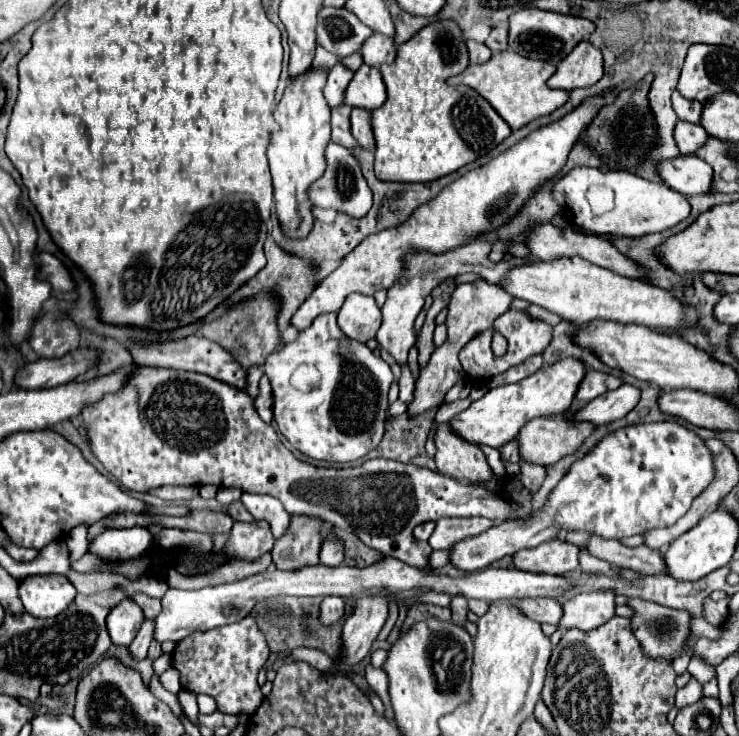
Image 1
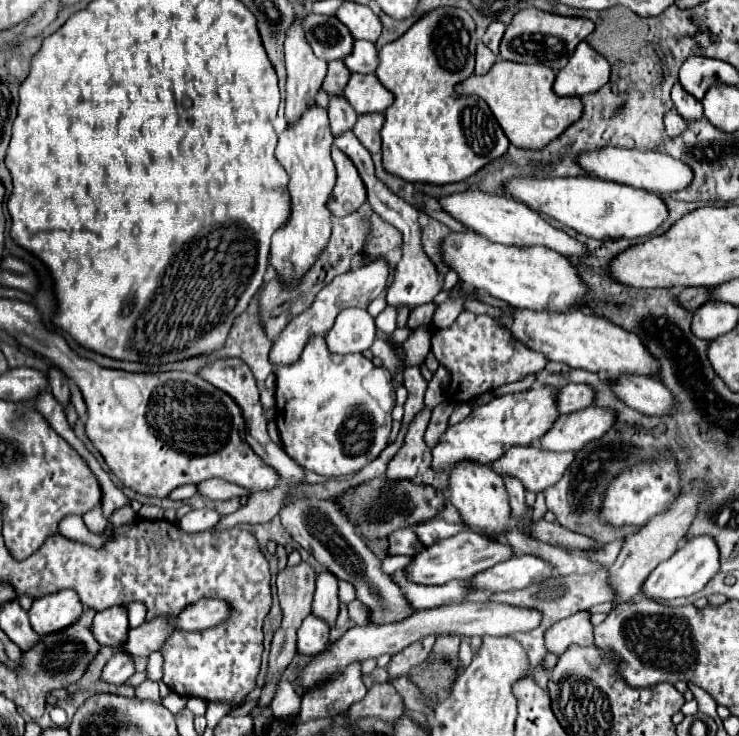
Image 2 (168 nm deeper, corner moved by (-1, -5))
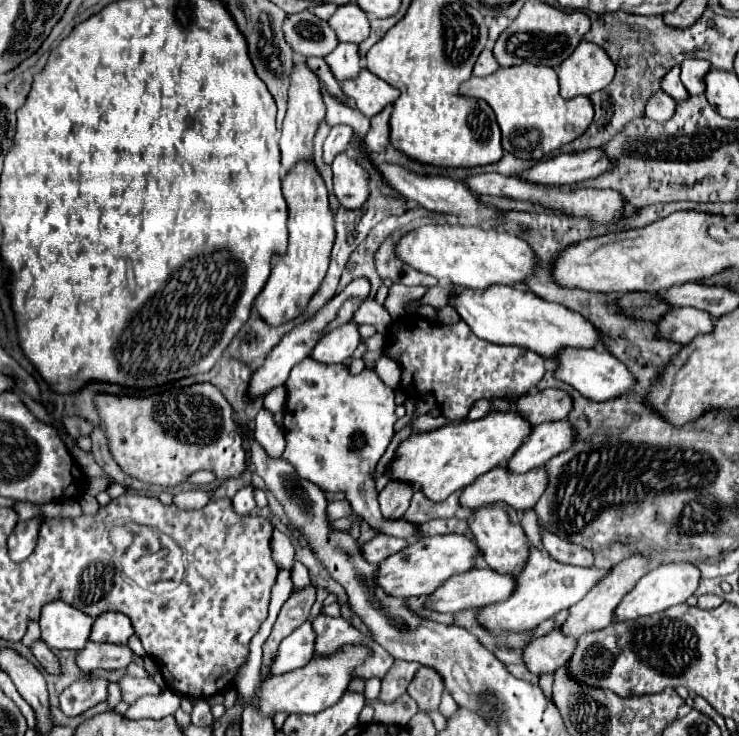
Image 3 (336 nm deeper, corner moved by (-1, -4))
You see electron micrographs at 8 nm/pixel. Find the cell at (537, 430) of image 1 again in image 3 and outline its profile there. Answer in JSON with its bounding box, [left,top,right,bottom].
[459,467,547,513]

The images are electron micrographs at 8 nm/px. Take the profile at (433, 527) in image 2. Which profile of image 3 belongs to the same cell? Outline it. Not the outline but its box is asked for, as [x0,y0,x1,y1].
[283,357,417,539]

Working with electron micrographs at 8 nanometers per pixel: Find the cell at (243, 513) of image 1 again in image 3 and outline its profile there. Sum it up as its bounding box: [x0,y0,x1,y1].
[235,569,367,717]

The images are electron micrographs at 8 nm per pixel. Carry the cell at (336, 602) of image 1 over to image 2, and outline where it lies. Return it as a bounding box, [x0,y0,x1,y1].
[297,614,329,654]

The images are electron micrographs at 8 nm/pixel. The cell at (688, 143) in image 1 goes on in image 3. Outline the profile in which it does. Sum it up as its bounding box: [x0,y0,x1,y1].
[645,91,675,121]

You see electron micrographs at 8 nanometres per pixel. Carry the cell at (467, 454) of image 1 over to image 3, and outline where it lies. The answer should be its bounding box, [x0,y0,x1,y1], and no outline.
[469,505,529,575]

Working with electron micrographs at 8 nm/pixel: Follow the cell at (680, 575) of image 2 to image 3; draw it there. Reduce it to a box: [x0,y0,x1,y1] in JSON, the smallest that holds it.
[615,563,699,621]

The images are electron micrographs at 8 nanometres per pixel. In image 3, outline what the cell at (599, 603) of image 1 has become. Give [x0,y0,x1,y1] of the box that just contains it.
[523,631,577,675]

